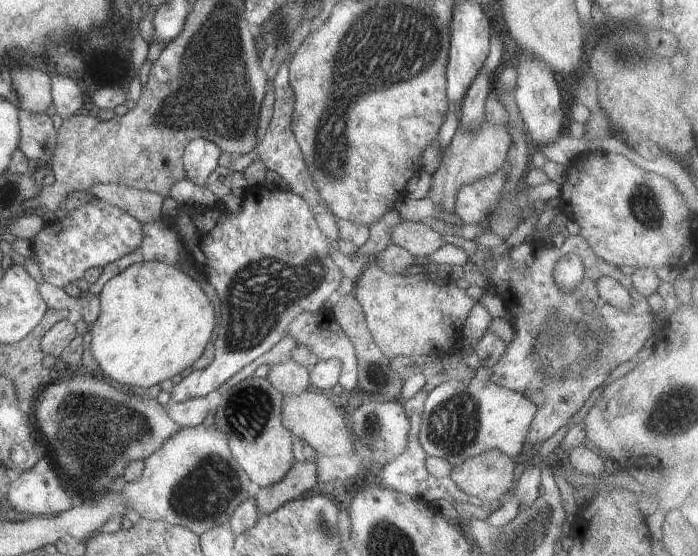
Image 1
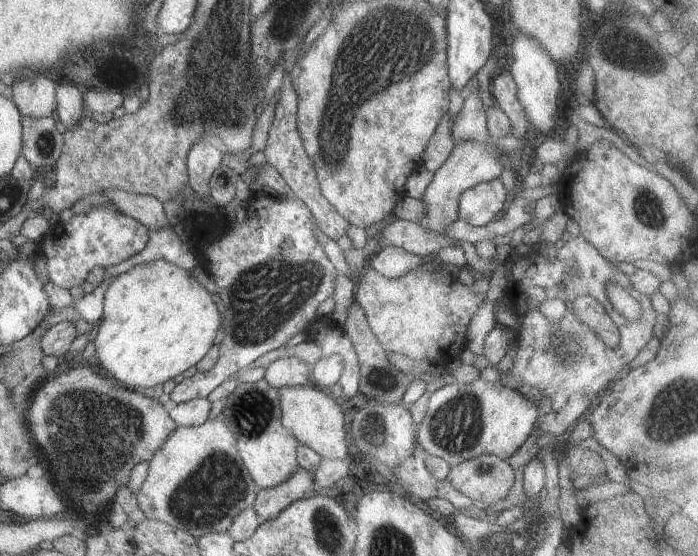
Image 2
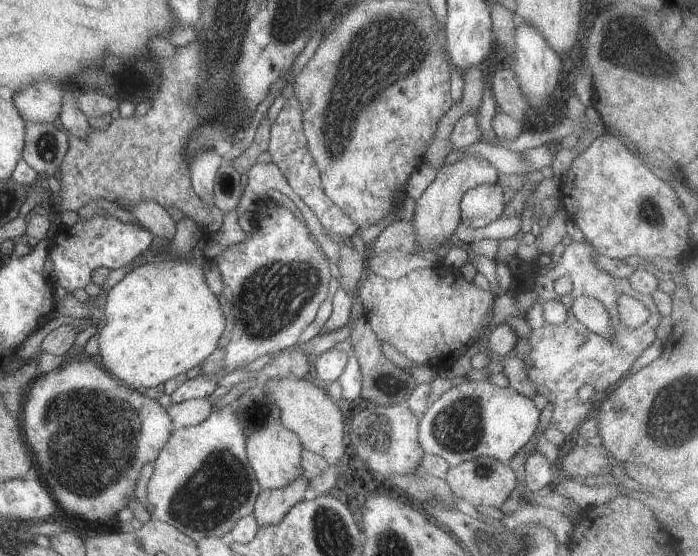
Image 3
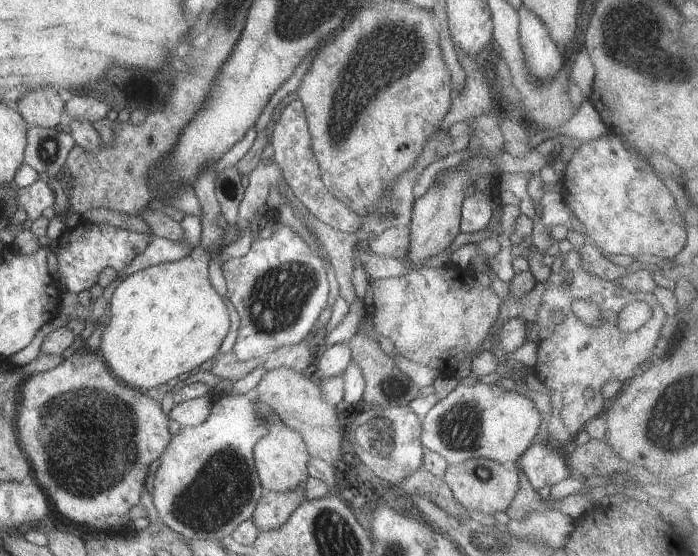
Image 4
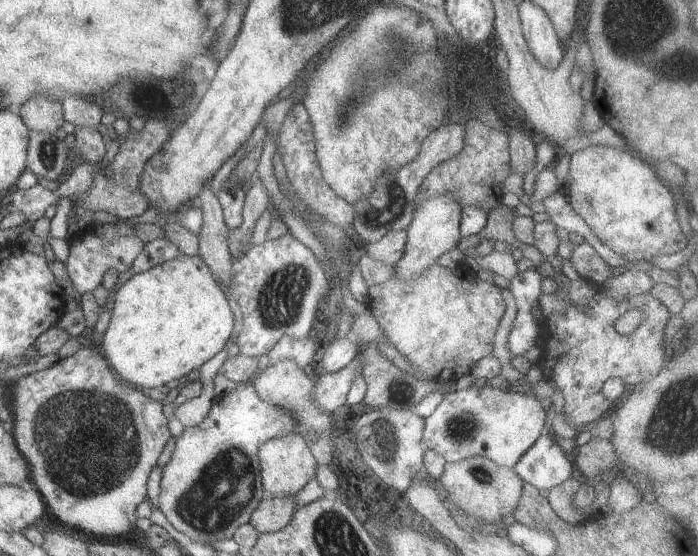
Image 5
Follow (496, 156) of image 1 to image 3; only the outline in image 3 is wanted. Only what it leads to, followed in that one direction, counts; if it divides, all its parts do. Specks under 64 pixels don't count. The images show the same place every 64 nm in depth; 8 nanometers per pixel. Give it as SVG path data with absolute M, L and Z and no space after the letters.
M468 155L456 164L438 170L435 180L426 188L420 198L415 200L411 223L420 252L436 251L445 242L453 239L457 226L461 223L461 198L471 188L486 183L496 184L499 172L487 161Z

